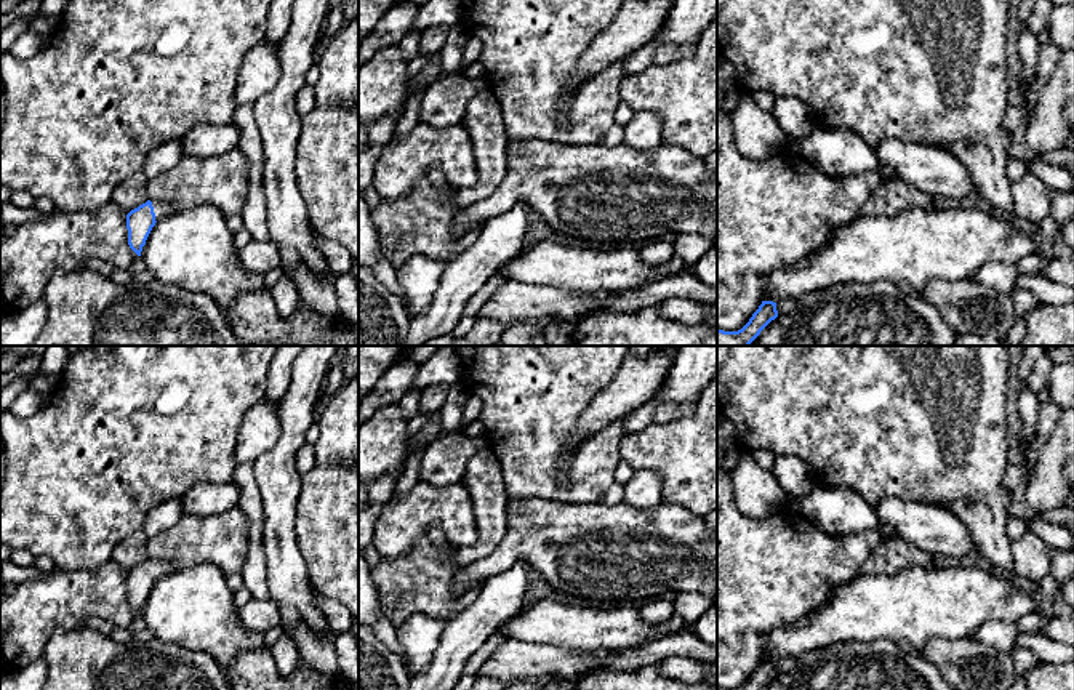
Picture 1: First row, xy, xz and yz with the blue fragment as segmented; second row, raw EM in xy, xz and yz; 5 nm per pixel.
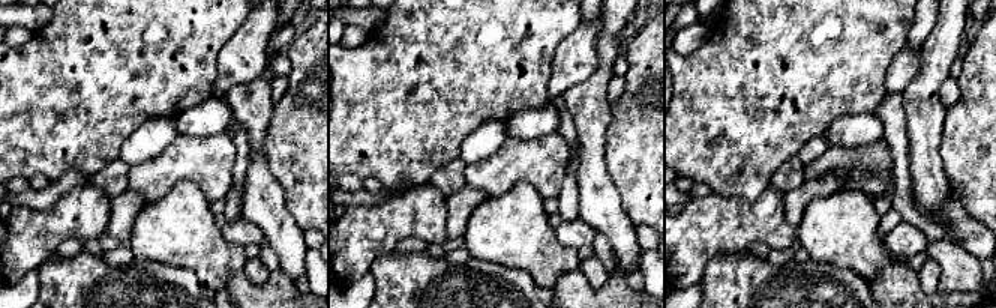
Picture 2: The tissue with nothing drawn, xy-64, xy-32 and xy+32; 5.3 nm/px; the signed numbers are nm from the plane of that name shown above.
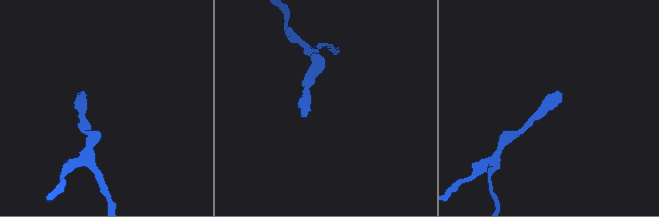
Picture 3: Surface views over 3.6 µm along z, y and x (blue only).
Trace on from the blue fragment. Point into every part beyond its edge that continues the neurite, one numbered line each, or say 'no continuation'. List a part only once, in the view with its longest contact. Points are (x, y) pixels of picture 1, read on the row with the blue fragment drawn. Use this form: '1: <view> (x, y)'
1: xy (160, 208)

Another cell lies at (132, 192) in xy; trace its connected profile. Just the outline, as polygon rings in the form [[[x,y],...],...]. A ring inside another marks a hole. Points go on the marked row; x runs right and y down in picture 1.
[[[142,171],[134,173],[112,192],[112,202],[125,213],[147,202],[147,178]]]

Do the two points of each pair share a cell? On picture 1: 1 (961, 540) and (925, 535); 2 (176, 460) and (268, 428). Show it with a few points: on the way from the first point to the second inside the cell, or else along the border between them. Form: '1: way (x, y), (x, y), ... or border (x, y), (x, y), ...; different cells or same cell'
1: way (953, 540), (933, 535); same cell
2: border (255, 405), (242, 421), (237, 436), (236, 463); different cells

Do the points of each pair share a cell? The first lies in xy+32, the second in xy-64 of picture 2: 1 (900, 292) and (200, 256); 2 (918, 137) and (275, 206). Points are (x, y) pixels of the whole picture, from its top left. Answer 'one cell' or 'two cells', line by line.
1: two cells
2: one cell

